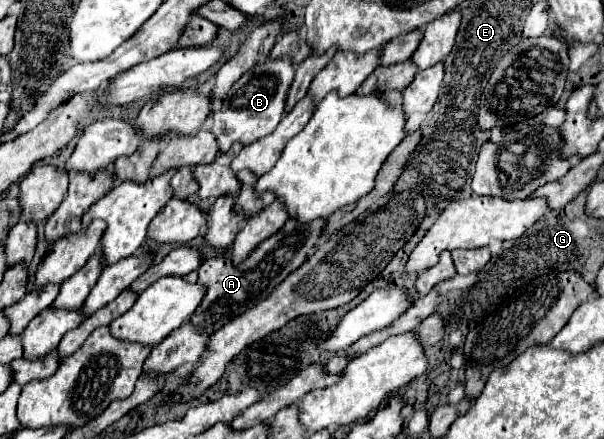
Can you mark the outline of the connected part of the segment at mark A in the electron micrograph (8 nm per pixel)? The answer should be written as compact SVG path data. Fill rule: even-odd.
M287 220L281 232L275 232L273 236L263 240L241 264L233 264L231 258L227 256L205 260L203 266L197 270L197 274L199 274L199 284L207 286L207 292L199 308L193 312L191 324L201 326L201 330L207 336L211 336L223 324L243 314L245 310L253 308L315 252L321 232L325 230L325 224L327 220L313 220L313 224L293 224L293 220Z

